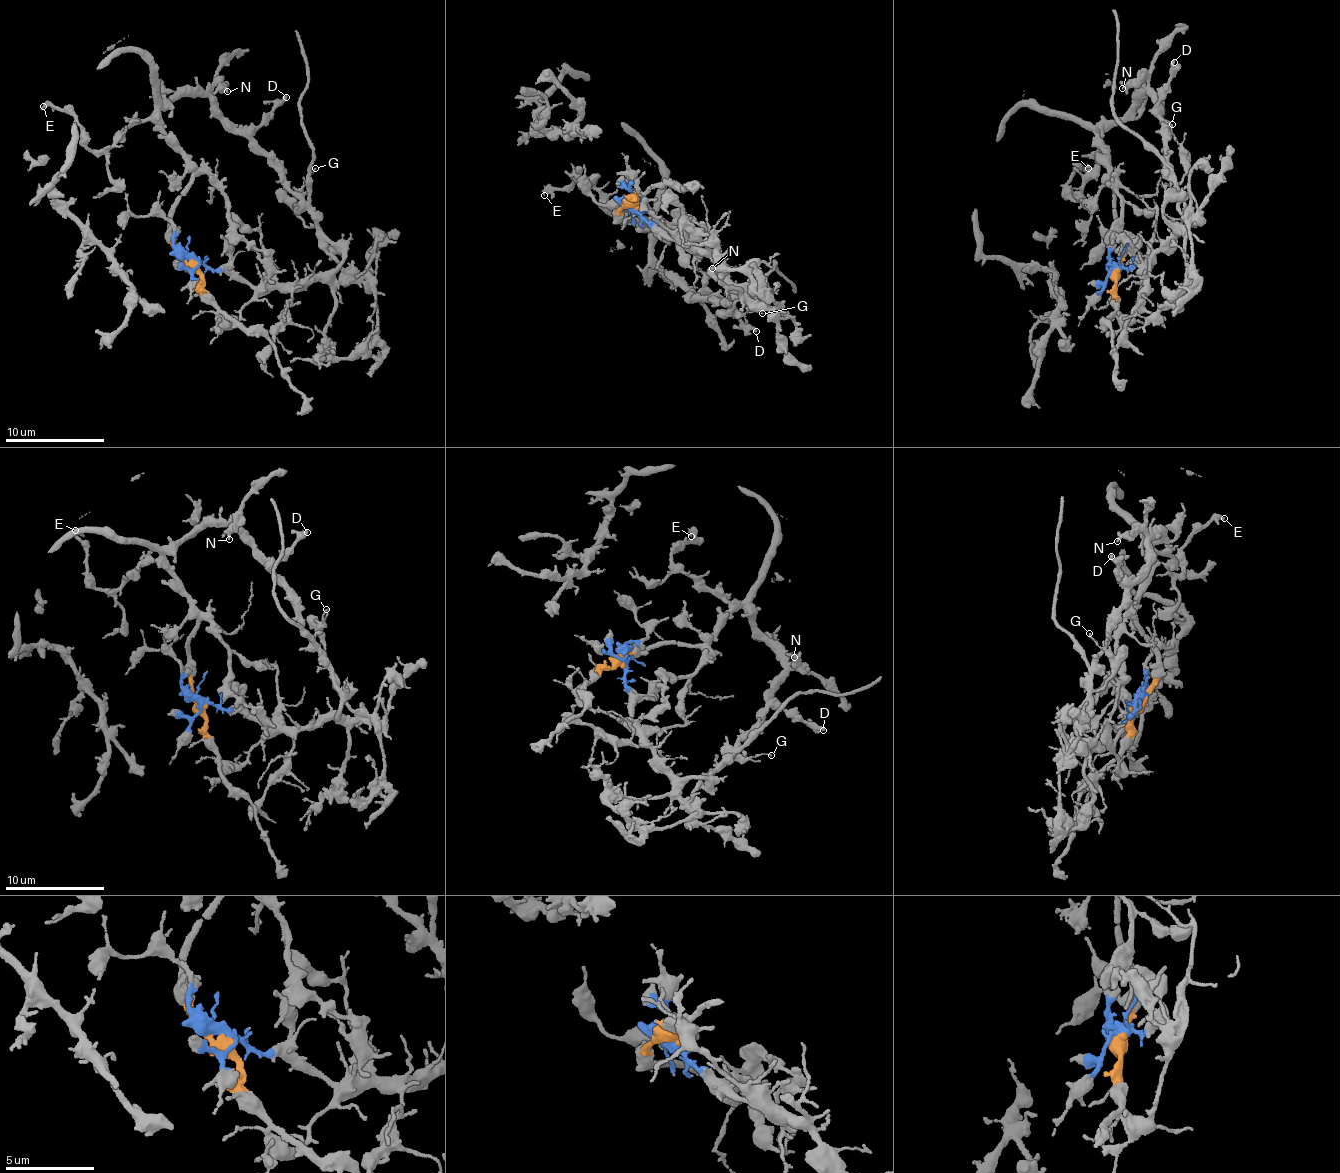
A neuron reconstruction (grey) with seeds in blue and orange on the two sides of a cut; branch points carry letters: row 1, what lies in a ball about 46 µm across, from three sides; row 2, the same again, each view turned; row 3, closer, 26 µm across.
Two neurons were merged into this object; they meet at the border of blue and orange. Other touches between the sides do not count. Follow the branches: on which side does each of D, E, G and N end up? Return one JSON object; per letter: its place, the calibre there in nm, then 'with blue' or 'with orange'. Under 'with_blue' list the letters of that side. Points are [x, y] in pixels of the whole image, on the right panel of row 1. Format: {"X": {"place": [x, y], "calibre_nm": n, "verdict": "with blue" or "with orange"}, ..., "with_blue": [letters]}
{"D": {"place": [1174, 62], "calibre_nm": 320, "verdict": "with orange"}, "E": {"place": [1088, 168], "calibre_nm": 300, "verdict": "with orange"}, "G": {"place": [1172, 124], "calibre_nm": 90, "verdict": "with blue"}, "N": {"place": [1122, 88], "calibre_nm": 240, "verdict": "with orange"}, "with_blue": ["G"]}

